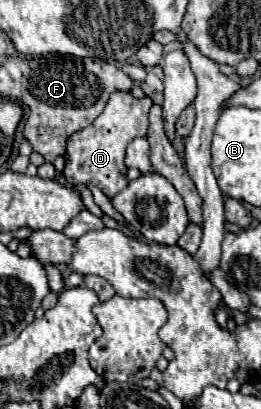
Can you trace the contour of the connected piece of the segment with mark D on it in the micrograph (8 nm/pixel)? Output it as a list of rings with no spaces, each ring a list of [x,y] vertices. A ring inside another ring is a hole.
[[[114,92],[104,108],[104,112],[84,130],[78,130],[68,138],[66,148],[66,166],[64,178],[68,184],[94,184],[102,192],[108,186],[128,184],[126,166],[124,166],[124,150],[134,138],[148,136],[148,112],[152,108],[152,100],[148,96],[134,98],[130,92]]]

